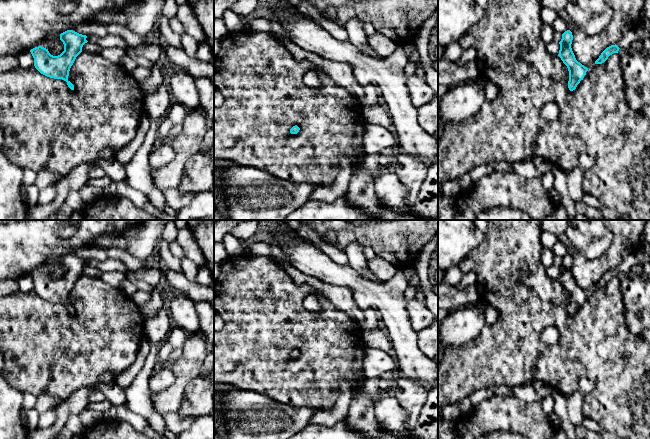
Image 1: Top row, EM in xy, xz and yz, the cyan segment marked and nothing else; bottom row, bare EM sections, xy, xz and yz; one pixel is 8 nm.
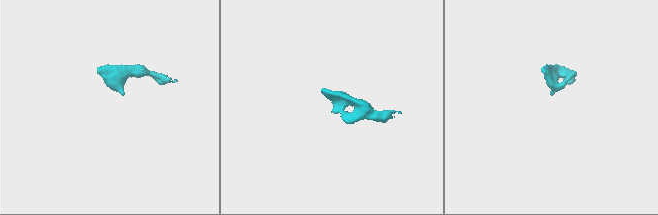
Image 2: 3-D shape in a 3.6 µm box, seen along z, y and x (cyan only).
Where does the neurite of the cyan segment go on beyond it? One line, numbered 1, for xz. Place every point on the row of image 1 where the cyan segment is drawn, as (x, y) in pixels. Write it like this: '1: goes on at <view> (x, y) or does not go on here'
1: does not go on here

